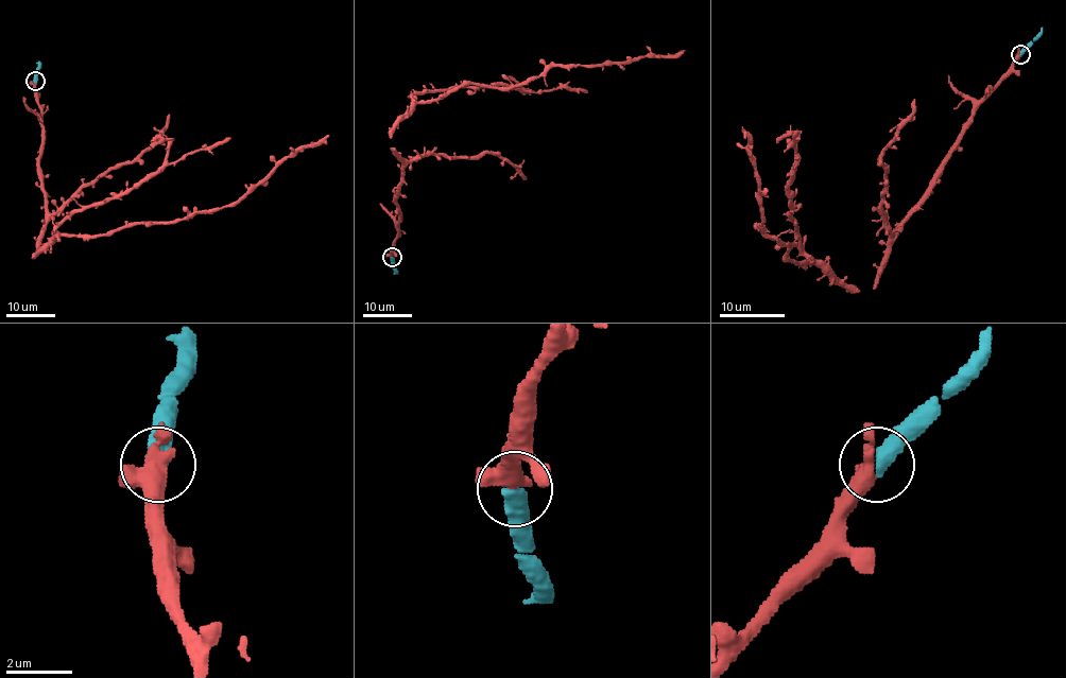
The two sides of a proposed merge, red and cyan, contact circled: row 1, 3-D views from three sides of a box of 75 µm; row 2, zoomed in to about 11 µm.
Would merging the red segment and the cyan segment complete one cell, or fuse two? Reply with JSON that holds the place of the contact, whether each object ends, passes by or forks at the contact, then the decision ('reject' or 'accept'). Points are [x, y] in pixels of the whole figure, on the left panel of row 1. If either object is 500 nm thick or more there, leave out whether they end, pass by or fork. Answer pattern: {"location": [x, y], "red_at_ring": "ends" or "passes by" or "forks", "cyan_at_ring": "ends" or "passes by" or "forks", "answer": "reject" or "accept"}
{"location": [35, 81], "answer": "accept"}

